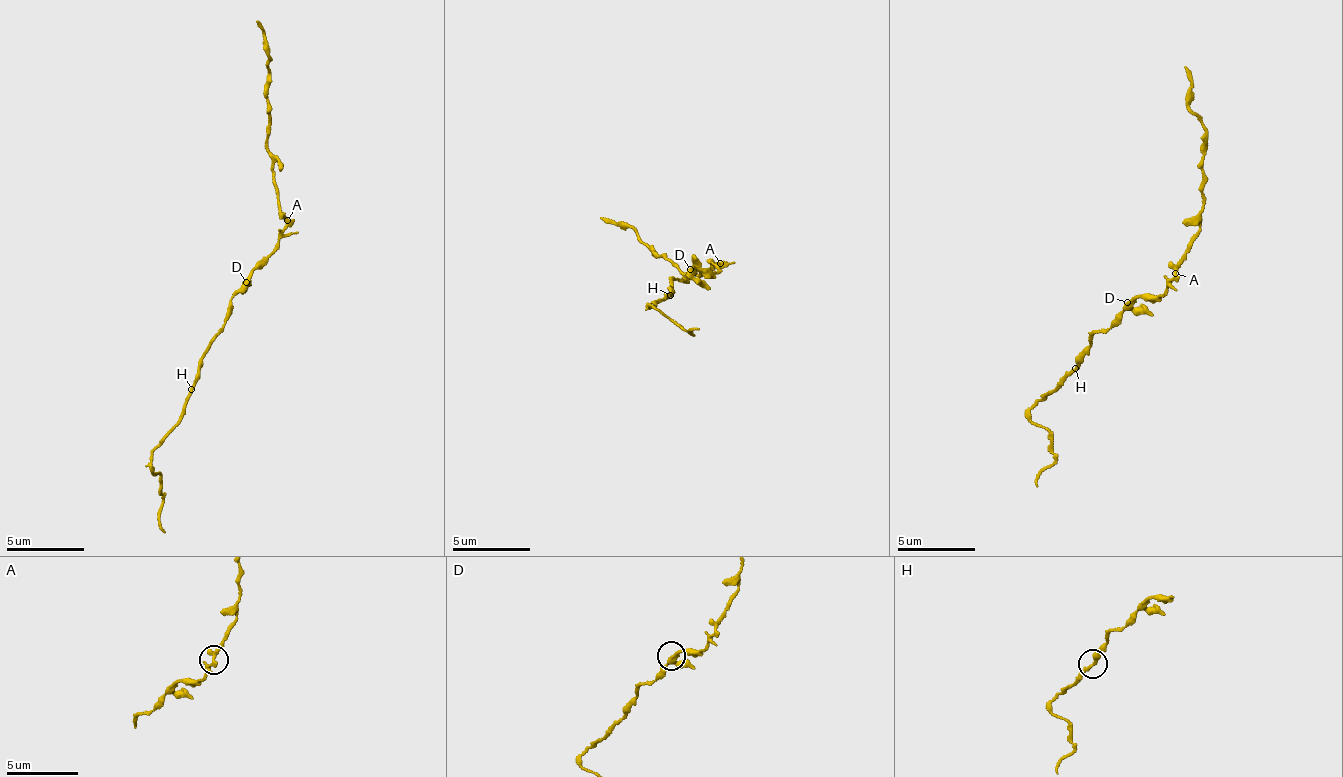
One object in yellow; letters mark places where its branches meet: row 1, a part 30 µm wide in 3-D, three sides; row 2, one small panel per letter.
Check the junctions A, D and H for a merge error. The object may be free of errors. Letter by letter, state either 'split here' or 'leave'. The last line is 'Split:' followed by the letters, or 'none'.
A: split here
D: leave
H: leave
Split: A

